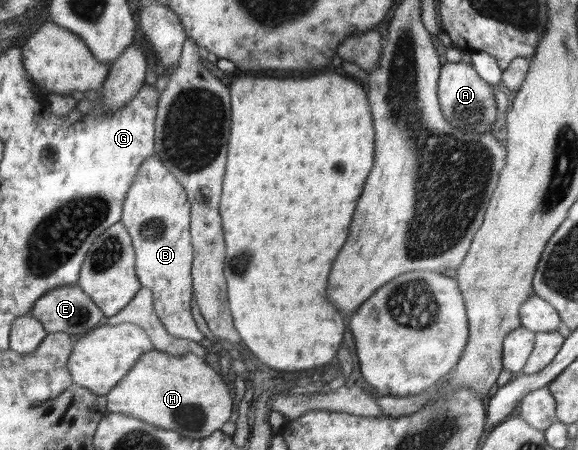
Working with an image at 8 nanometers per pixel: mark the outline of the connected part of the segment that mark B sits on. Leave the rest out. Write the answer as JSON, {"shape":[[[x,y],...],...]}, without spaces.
{"shape":[[[153,154],[139,167],[123,204],[123,226],[129,230],[141,286],[151,289],[154,309],[165,330],[177,338],[201,342],[204,338],[191,315],[192,249],[190,202],[179,181]]]}

